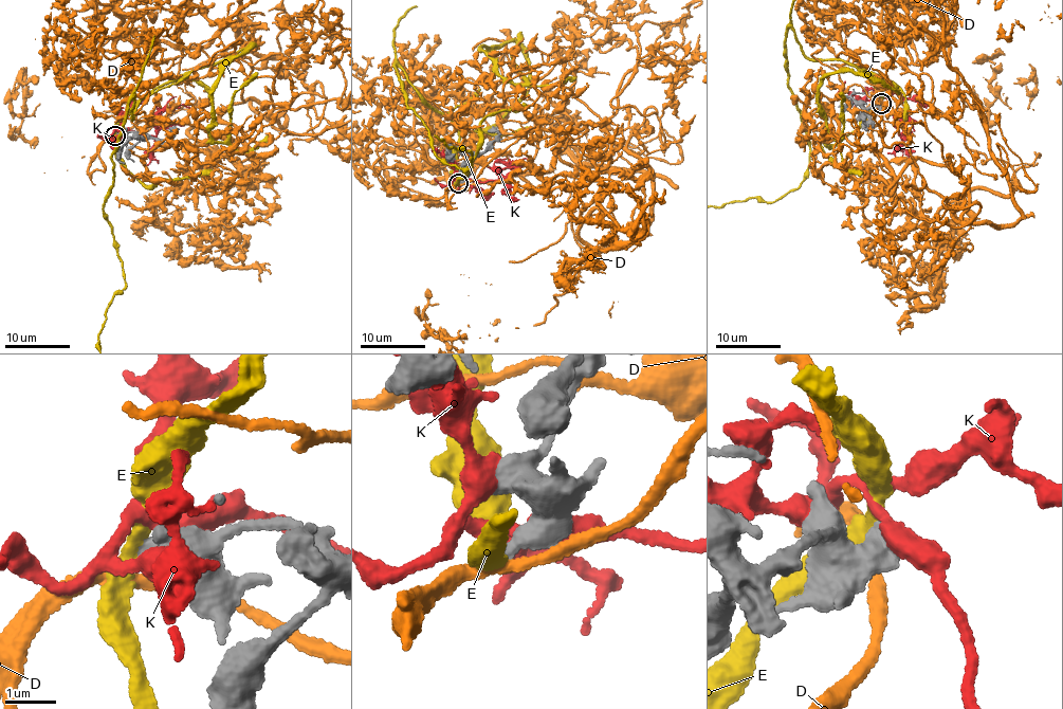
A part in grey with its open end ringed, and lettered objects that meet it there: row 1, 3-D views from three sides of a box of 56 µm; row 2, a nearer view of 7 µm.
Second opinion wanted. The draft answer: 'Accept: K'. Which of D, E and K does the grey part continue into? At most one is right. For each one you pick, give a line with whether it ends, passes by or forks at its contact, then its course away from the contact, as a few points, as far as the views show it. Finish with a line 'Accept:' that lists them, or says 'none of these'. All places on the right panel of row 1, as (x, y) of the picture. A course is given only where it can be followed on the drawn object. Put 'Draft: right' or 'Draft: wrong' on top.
Draft: wrong
D: it passes by
Accept: D

